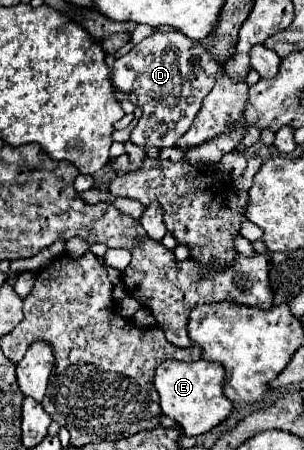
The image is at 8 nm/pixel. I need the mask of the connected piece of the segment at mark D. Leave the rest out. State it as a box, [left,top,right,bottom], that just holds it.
[113,32,219,114]

